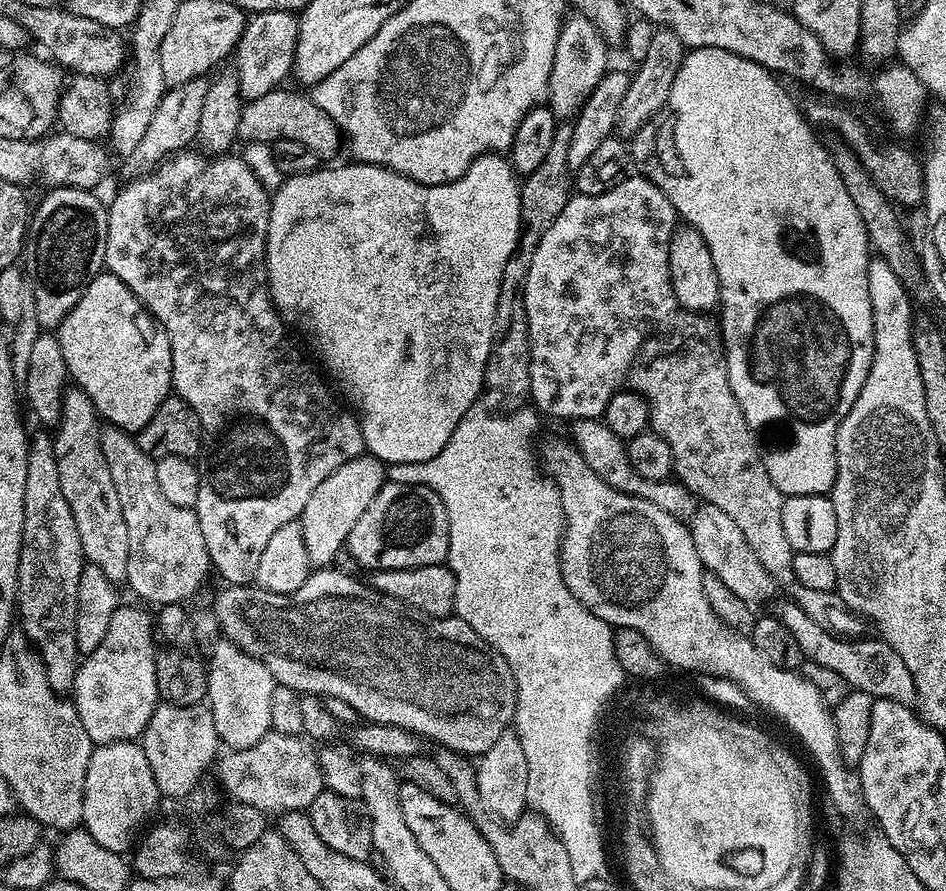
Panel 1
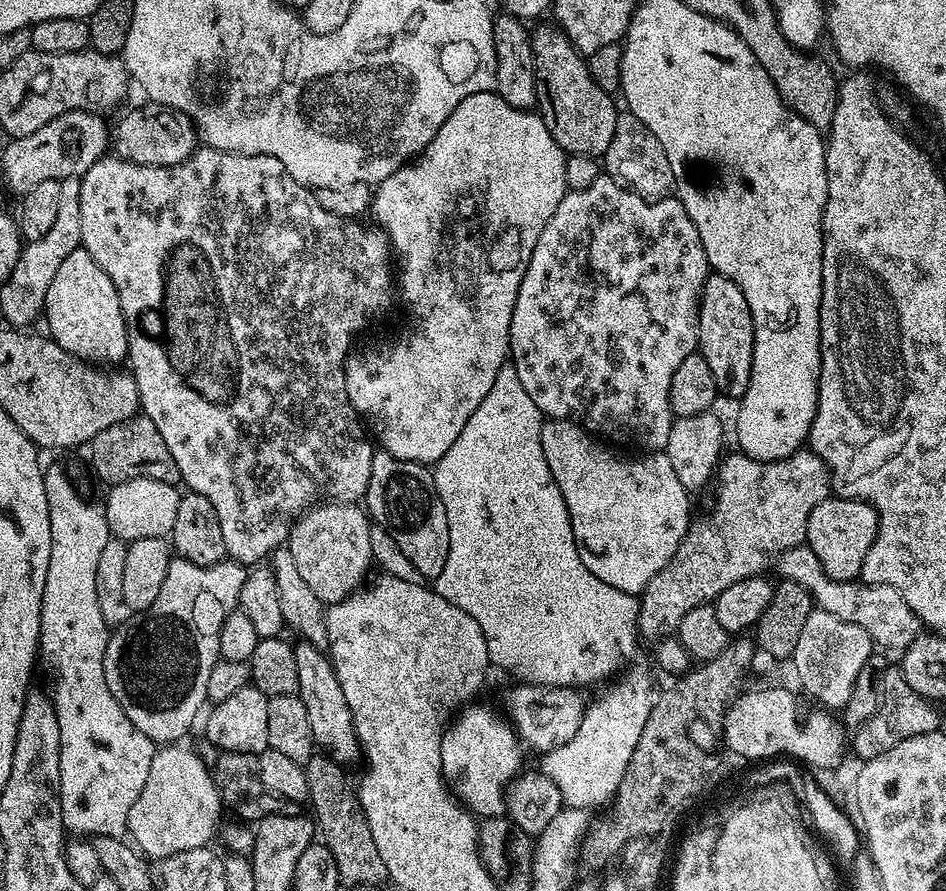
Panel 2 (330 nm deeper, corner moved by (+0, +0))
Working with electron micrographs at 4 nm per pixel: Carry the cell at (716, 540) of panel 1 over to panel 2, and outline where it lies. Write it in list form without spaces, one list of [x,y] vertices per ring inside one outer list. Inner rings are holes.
[[[814,610],[810,618],[806,618],[806,627],[798,638],[798,646],[794,646],[790,667],[796,671],[801,686],[820,703],[817,705],[828,710],[840,710],[850,698],[850,690],[862,666],[866,666],[873,654],[872,639],[862,626],[842,622],[842,618],[834,618],[834,614]]]

